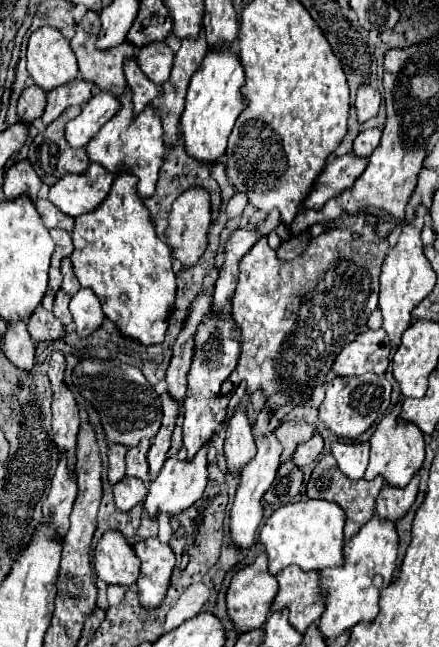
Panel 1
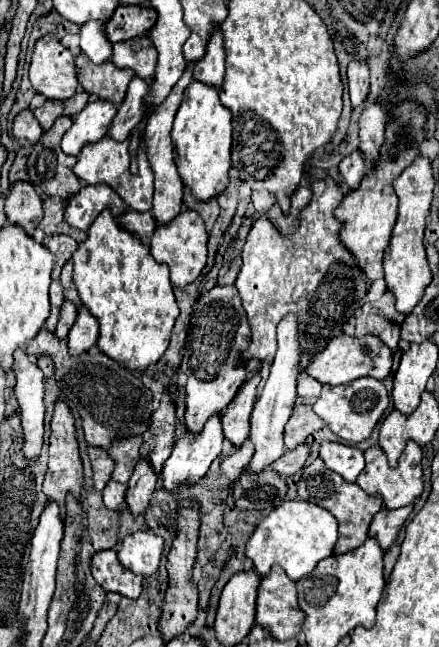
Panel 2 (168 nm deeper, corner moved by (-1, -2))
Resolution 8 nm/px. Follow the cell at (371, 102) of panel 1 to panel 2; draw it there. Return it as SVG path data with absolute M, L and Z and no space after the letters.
M352 60L348 64L348 90L350 90L350 100L352 106L358 106L366 100L368 96L368 88L370 88L370 80L368 80L368 66L366 62L360 60Z

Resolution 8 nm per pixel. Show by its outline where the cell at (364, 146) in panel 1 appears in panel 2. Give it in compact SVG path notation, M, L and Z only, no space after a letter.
M356 150L352 152L350 156L346 156L340 164L338 164L338 170L340 170L340 178L342 178L342 186L346 186L348 190L344 192L350 192L350 190L356 190L356 186L360 186L364 174L366 174L366 164L364 164L364 156Z

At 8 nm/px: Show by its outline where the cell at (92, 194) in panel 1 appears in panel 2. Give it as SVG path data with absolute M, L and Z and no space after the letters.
M84 186L76 196L72 196L72 200L66 202L66 222L86 232L102 210L110 210L114 216L120 216L126 212L126 204L110 186Z

